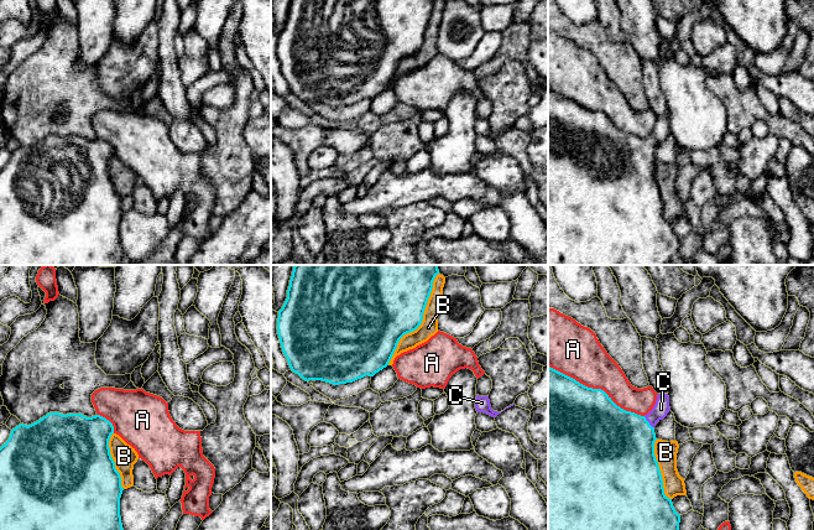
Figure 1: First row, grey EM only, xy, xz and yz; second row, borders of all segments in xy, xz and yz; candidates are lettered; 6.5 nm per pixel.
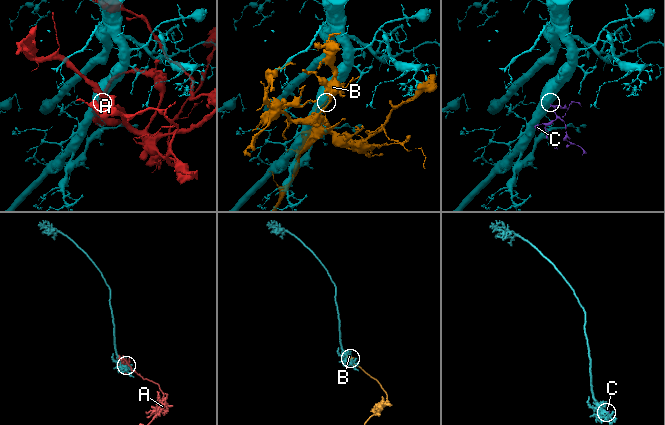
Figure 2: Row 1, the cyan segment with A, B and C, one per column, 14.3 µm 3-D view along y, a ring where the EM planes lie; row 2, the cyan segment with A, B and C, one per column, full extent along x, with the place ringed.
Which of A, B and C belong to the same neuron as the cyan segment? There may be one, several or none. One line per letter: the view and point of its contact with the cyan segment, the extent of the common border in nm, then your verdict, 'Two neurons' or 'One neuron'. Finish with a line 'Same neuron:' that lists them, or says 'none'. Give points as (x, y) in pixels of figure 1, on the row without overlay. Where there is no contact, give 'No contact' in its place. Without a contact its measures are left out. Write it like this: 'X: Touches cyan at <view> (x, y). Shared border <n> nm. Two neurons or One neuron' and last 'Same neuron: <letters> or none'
A: Touches cyan at yz (596, 112). Shared border 700 nm. Two neurons
B: Touches cyan at xz (421, 45). Shared border 650 nm. Two neurons
C: Touches cyan at yz (648, 145). Shared border 100 nm. One neuron
Same neuron: C

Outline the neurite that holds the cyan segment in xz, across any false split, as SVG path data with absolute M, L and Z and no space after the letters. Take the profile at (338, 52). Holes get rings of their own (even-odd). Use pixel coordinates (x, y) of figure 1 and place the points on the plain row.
M291 0L287 21L278 33L277 41L277 57L291 93L306 104L322 103L334 108L353 105L366 98L374 99L388 88L400 62L421 48L434 1L435 0Z

